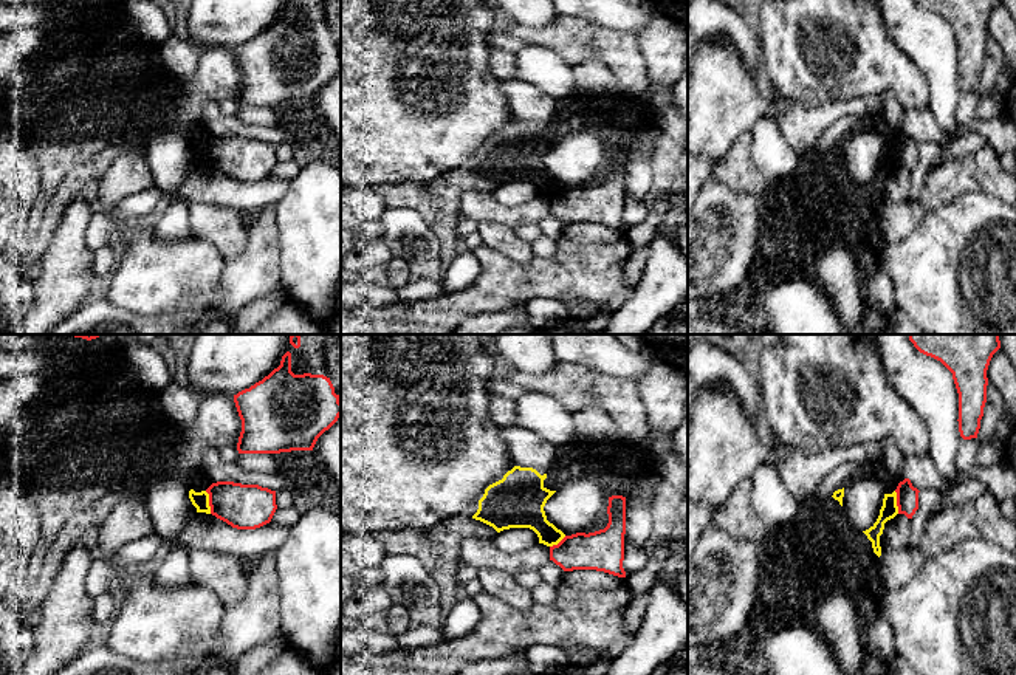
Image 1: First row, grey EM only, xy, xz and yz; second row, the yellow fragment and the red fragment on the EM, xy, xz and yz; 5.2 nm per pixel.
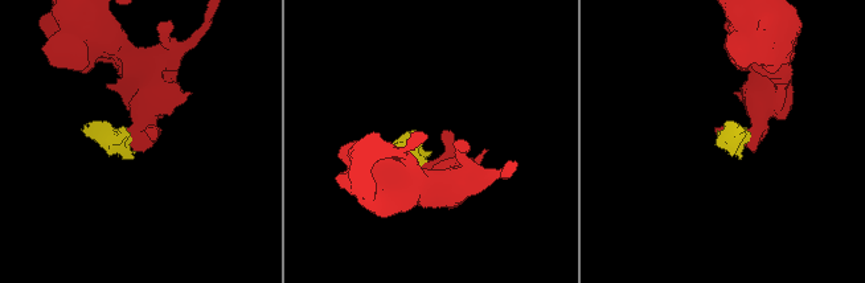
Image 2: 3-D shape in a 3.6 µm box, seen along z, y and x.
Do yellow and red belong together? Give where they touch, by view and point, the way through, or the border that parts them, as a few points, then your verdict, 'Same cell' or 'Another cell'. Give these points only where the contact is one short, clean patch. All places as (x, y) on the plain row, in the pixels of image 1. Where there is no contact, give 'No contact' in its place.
Touches yellow at xy (208, 155). Boundary: xy (205, 144), (211, 166). Another cell

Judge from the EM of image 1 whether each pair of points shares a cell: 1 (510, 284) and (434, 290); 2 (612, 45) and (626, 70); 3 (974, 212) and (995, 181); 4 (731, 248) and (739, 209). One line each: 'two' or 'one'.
1: two
2: one
3: two
4: one

